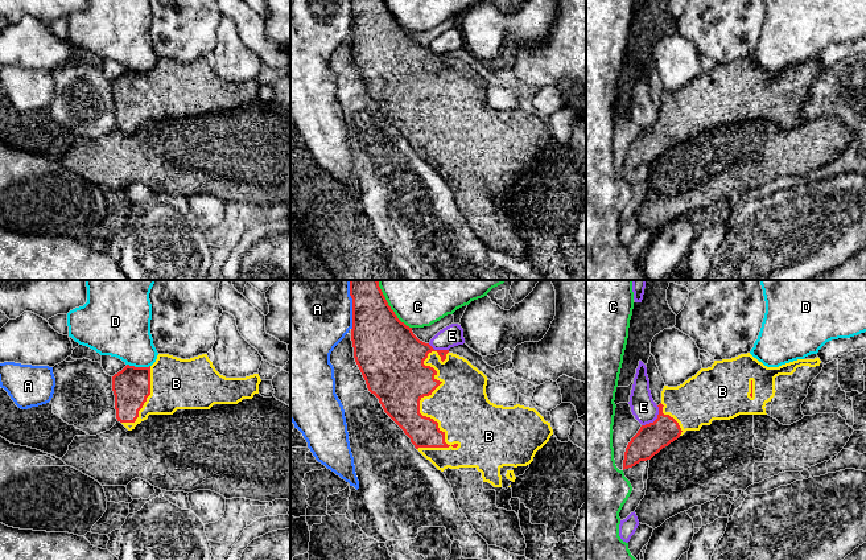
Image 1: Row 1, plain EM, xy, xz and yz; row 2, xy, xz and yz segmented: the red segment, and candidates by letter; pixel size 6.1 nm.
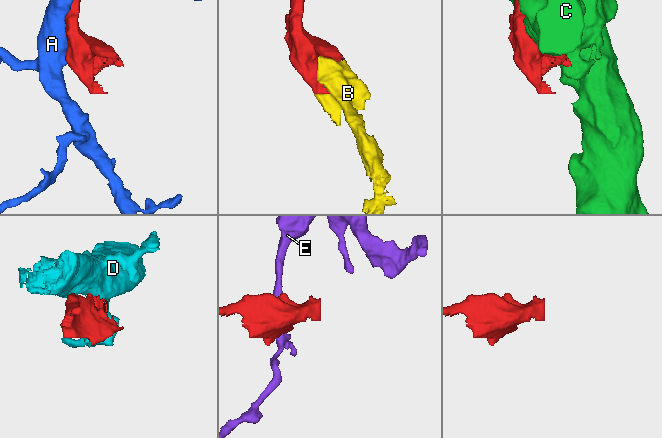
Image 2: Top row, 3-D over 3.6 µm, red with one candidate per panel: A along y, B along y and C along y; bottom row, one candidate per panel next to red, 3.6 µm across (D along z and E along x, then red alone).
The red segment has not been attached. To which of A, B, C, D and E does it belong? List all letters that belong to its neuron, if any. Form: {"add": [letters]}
{"add": ["B"]}

